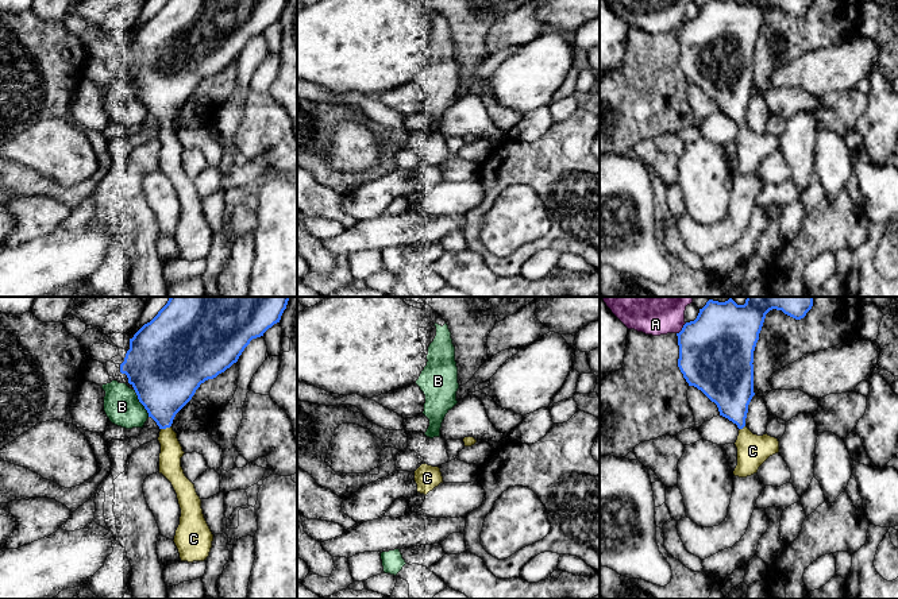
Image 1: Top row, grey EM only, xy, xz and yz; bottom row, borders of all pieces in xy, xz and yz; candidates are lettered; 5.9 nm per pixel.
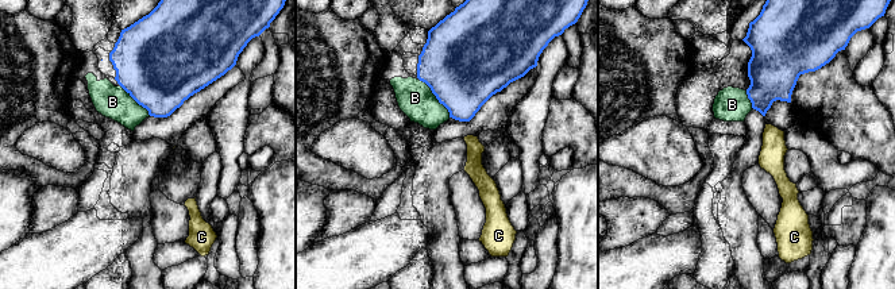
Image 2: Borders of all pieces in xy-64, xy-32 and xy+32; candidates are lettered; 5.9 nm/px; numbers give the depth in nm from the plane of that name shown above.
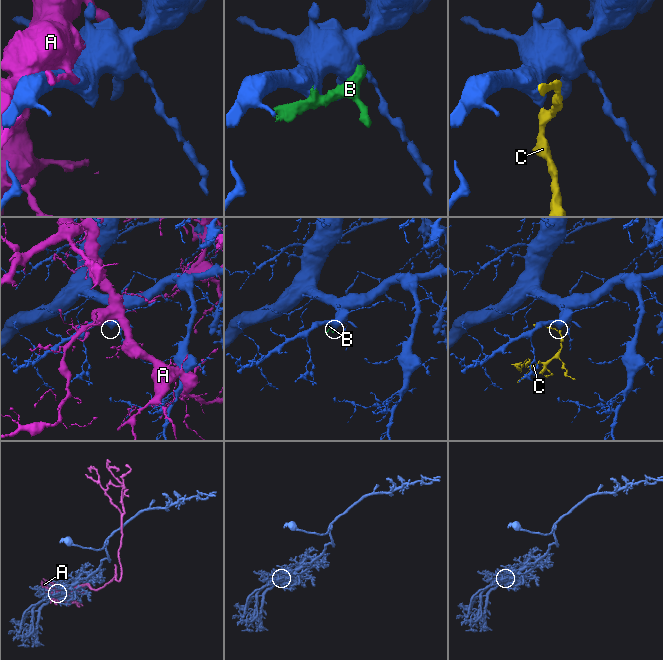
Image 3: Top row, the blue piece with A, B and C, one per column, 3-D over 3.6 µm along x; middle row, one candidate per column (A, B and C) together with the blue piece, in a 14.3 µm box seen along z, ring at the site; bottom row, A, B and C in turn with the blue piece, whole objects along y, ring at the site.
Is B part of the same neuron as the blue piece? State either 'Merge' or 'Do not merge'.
Do not merge

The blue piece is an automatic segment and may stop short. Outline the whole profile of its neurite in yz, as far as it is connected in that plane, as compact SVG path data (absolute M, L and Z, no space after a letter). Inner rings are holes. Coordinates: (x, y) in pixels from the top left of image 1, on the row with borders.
M747 297L744 305L737 305L732 298L725 302L709 300L699 309L694 321L686 322L678 336L679 359L678 367L689 386L701 390L718 407L720 416L728 418L737 425L739 436L735 443L737 448L737 465L733 471L735 476L747 478L758 472L759 467L772 455L779 452L779 441L775 437L754 434L745 426L748 405L755 395L754 393L754 351L759 340L766 314L772 310L782 310L785 314L801 320L813 306L813 297Z

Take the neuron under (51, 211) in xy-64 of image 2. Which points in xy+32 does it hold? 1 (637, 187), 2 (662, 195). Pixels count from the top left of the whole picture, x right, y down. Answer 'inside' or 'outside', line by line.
1: outside
2: outside

